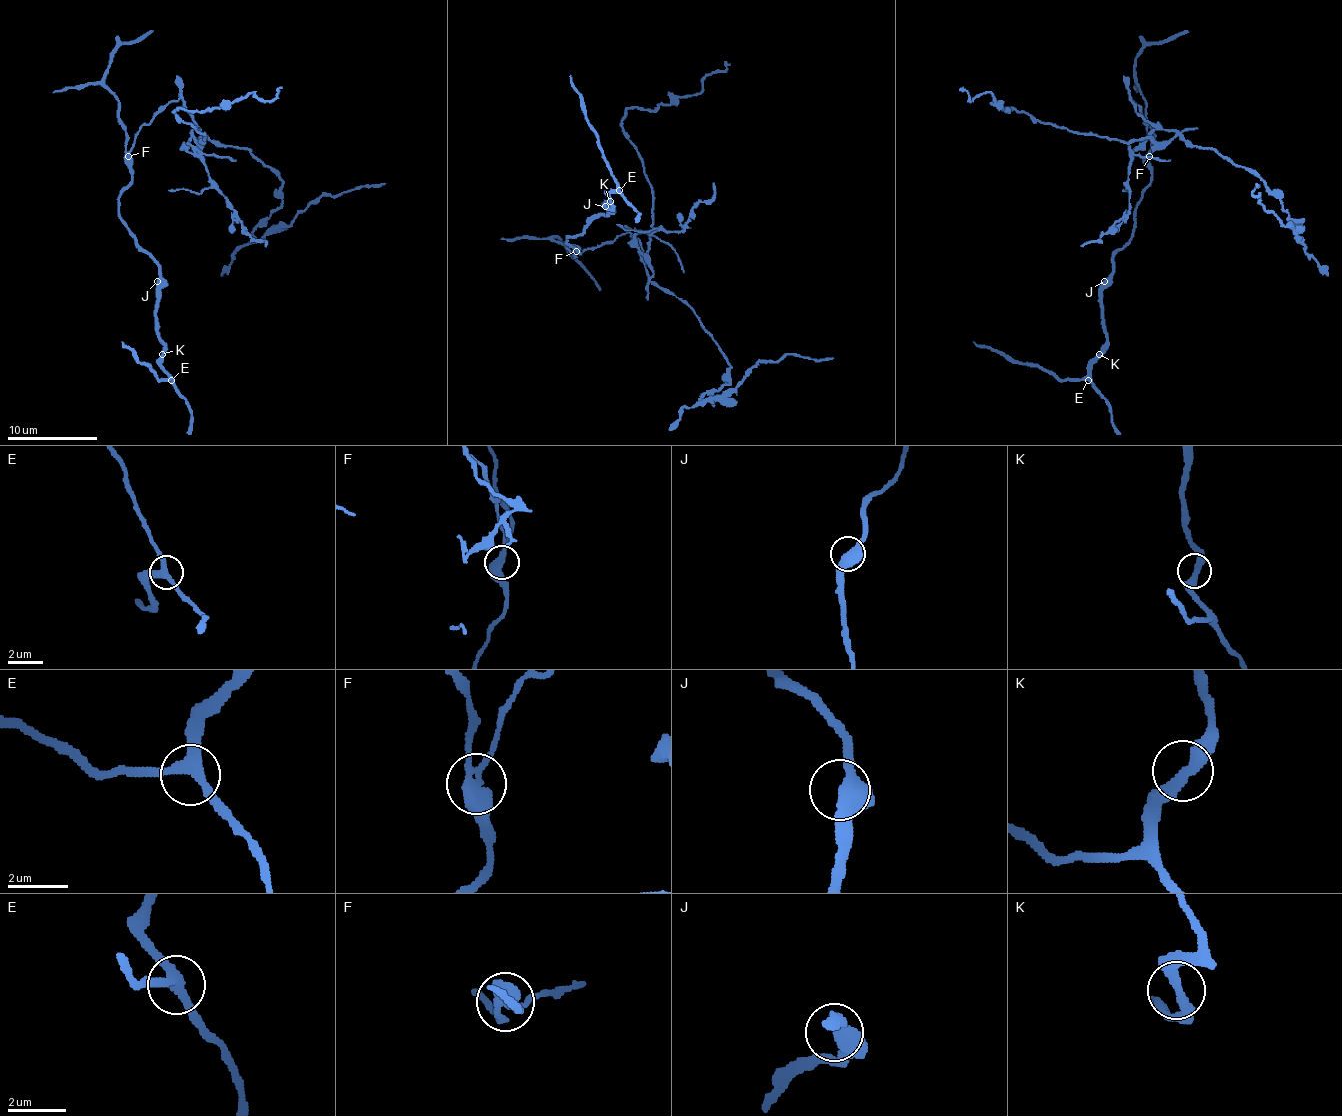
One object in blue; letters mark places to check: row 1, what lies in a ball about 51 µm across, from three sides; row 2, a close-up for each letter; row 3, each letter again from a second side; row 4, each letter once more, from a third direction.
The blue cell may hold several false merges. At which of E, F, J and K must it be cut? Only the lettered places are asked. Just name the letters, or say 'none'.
F

